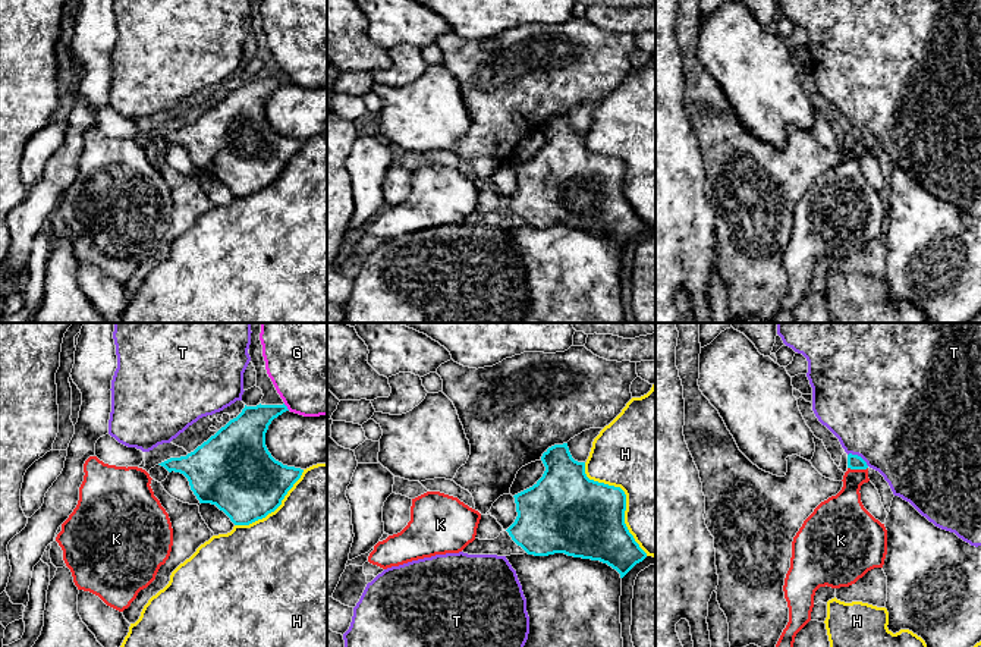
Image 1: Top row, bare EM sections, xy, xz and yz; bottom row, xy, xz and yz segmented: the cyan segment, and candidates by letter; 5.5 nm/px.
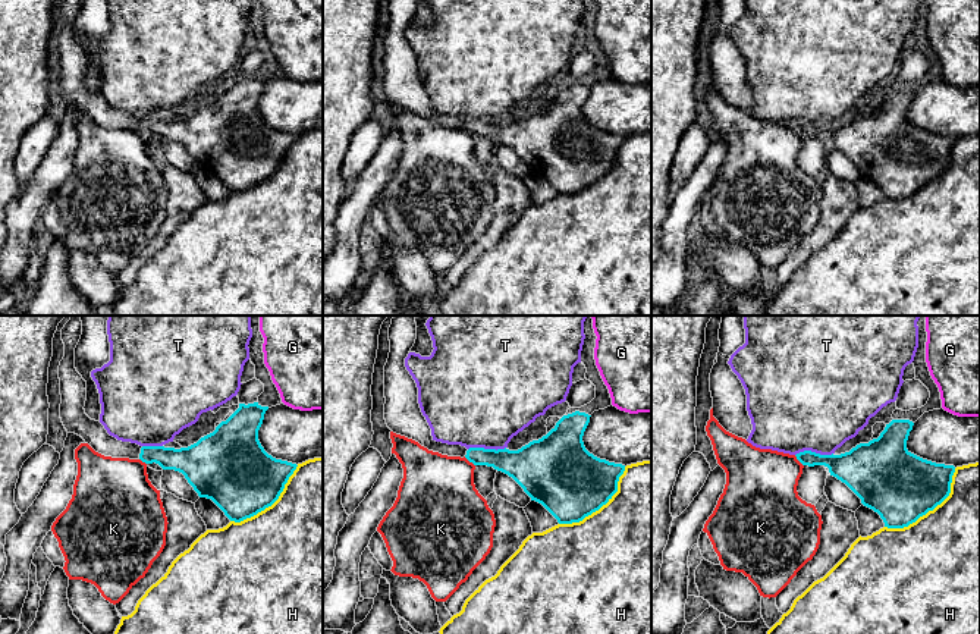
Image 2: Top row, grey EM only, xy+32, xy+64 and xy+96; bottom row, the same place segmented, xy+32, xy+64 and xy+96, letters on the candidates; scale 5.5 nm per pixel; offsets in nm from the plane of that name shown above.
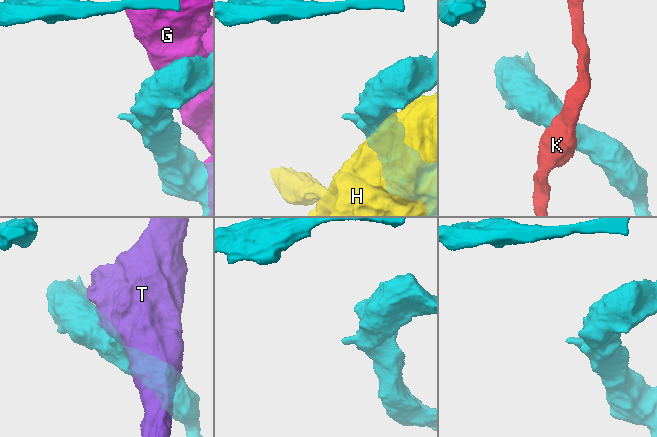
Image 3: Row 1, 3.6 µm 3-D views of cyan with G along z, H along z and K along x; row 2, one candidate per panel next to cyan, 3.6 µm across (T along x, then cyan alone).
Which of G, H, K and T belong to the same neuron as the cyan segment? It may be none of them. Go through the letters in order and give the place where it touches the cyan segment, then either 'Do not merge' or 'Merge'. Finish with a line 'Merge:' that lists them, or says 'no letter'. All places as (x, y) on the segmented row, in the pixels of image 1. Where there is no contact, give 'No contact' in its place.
G: Touches cyan at xy (286, 407). Do not merge
H: Touches cyan at xz (625, 499). Do not merge
K: Touches cyan at yz (858, 468). Do not merge
T: Touches cyan at yz (857, 455). Do not merge
Merge: no letter

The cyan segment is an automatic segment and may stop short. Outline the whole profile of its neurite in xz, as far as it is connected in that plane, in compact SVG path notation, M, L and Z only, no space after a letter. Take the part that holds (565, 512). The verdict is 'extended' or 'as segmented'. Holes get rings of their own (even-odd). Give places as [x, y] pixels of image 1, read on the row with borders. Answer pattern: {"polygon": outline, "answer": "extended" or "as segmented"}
{"polygon": "M567 443L548 447L541 461L545 467L543 477L532 487L513 496L518 516L506 531L518 546L534 556L565 553L573 558L600 560L616 569L620 578L647 558L625 524L626 494L620 487L589 480L585 474L585 462L572 458Z", "answer": "as segmented"}

